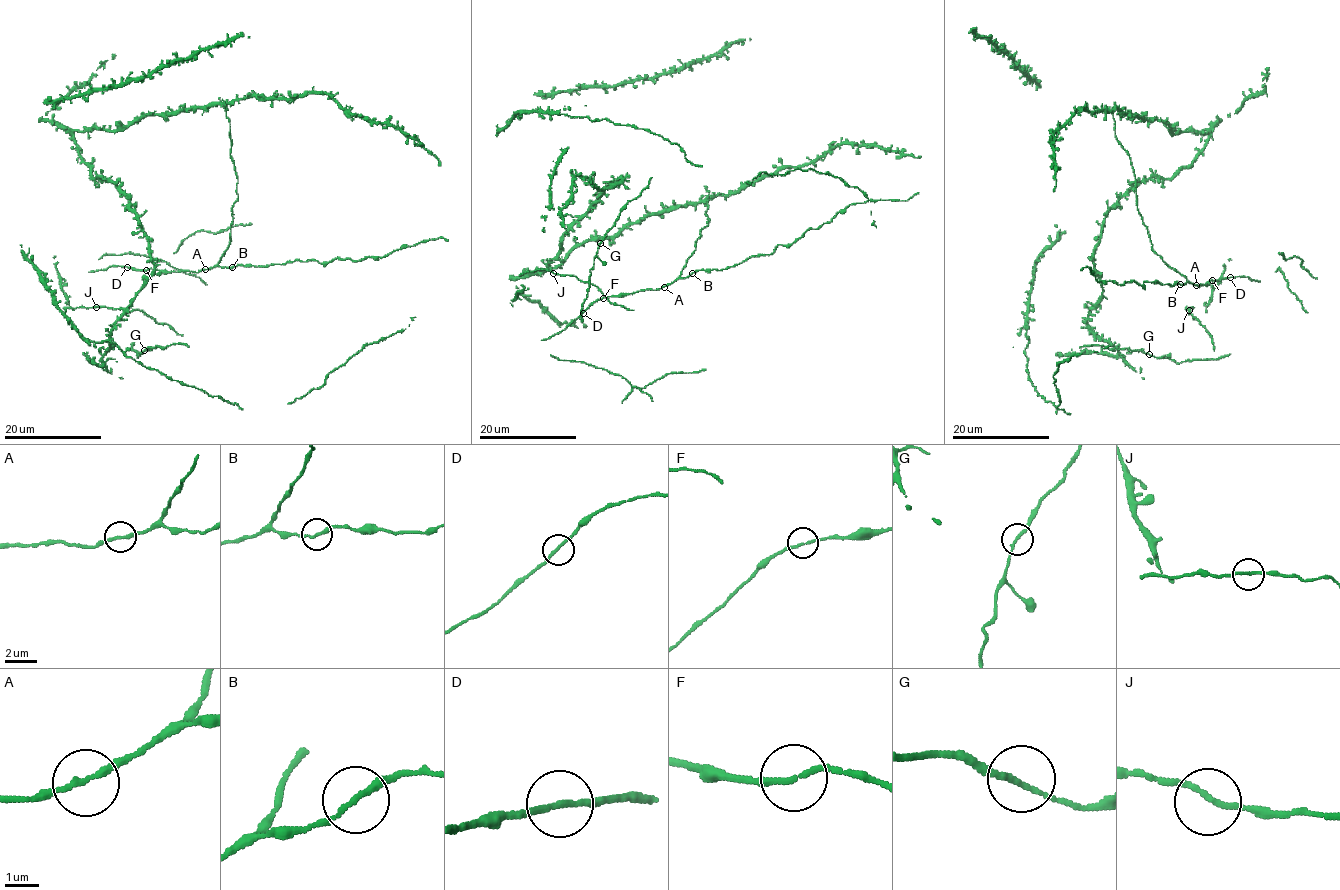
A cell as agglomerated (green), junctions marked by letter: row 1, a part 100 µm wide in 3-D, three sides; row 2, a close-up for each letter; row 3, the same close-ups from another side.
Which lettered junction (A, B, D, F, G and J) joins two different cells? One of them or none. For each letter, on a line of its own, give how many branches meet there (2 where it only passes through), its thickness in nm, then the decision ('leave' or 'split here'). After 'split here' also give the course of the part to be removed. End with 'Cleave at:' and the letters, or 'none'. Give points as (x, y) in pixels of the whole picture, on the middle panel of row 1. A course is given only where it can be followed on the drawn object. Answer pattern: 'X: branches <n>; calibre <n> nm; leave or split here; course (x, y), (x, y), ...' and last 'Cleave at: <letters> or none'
A: branches 2; calibre 170 nm; leave
B: branches 2; calibre 170 nm; leave
D: branches 2; calibre 170 nm; leave
F: branches 2; calibre 160 nm; leave
G: branches 2; calibre 170 nm; leave
J: branches 2; calibre 170 nm; leave
Cleave at: none

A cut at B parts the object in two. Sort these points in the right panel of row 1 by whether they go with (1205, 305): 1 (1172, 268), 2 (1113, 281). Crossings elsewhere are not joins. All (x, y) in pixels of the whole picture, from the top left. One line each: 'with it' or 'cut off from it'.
1: with it
2: cut off from it

